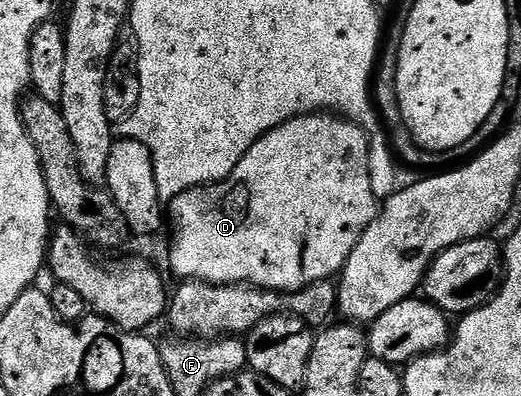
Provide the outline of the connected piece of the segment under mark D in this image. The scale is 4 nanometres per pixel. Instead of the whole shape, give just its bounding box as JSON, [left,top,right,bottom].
[169,113,377,293]

